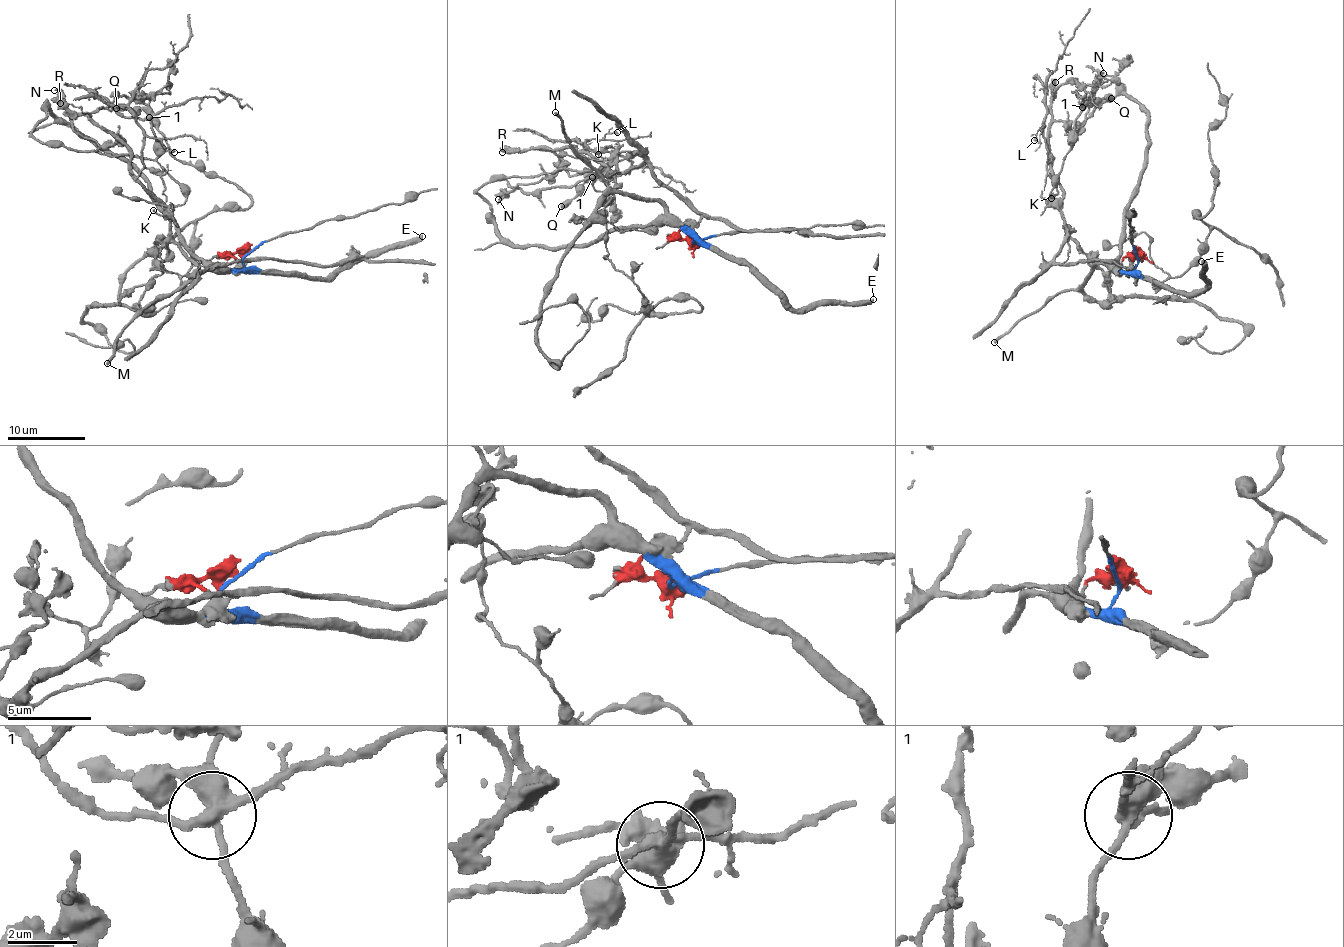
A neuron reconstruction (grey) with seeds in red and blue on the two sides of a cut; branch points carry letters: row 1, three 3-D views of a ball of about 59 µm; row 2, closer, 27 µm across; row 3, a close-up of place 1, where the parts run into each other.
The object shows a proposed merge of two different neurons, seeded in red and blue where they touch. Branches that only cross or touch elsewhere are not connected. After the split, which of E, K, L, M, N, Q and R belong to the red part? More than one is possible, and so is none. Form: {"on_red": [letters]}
{"on_red": ["K", "L", "N", "R"]}

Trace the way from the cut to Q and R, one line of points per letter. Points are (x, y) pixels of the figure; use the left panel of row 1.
Q: (244, 257), (241, 269), (208, 268), (126, 161), (48, 110), (31, 134), (154, 159), (149, 117), (116, 109)
R: (244, 255), (231, 256), (251, 259), (199, 268), (173, 240), (167, 210), (135, 178), (131, 153), (59, 102)

